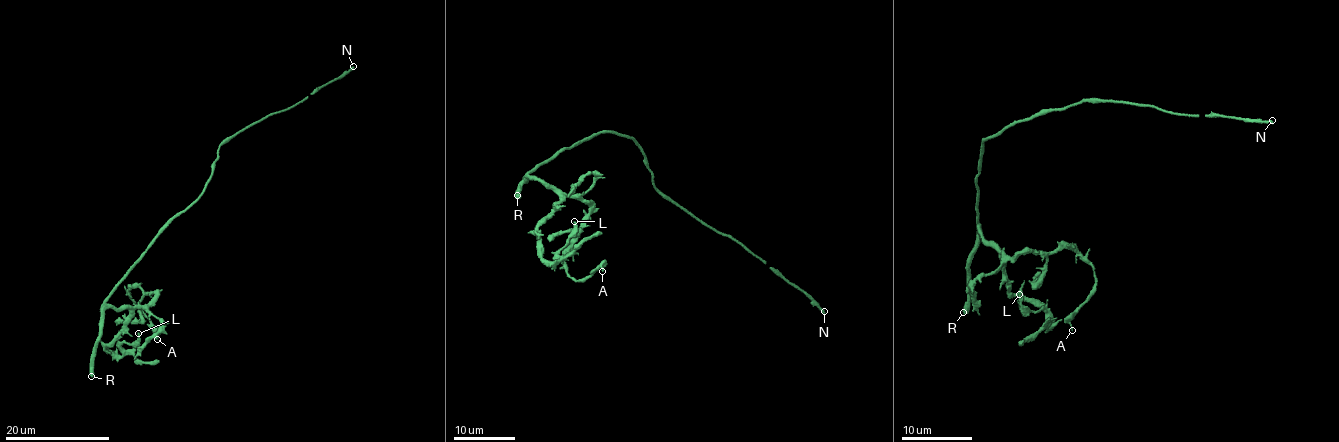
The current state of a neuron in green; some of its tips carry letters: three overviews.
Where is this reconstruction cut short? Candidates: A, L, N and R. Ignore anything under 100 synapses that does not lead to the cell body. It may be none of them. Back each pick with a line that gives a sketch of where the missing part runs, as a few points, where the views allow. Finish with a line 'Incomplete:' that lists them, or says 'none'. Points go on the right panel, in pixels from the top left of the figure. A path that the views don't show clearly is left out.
Incomplete: N

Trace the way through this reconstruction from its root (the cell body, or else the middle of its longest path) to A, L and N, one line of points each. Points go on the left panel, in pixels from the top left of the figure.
A: (176, 216), (106, 301), (122, 308), (143, 306), (154, 292), (136, 286), (127, 294), (148, 319), (157, 339)
L: (176, 216), (106, 301), (129, 312), (126, 329), (105, 349), (120, 356), (121, 344), (129, 345), (138, 333)
N: (176, 216), (191, 206), (204, 188), (217, 152), (229, 138), (266, 117), (296, 105), (353, 66)

